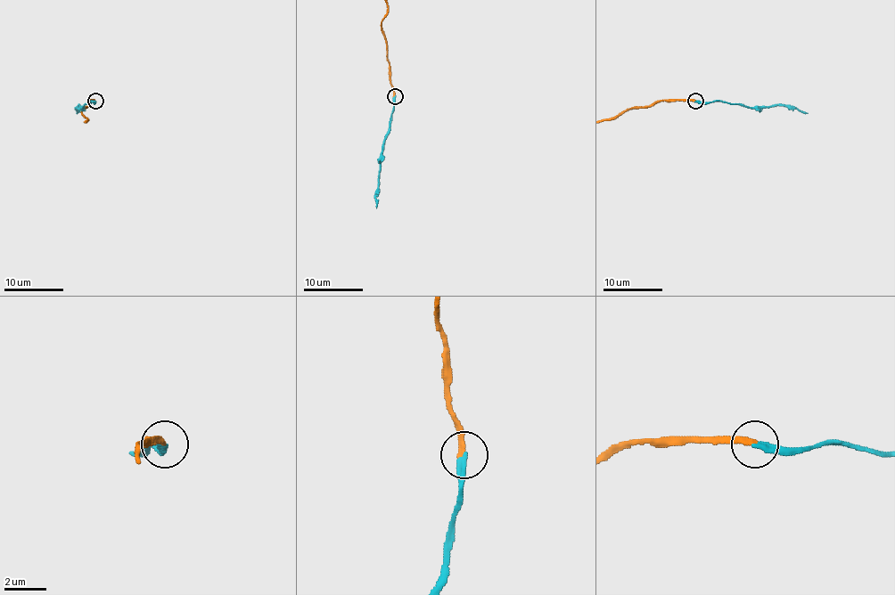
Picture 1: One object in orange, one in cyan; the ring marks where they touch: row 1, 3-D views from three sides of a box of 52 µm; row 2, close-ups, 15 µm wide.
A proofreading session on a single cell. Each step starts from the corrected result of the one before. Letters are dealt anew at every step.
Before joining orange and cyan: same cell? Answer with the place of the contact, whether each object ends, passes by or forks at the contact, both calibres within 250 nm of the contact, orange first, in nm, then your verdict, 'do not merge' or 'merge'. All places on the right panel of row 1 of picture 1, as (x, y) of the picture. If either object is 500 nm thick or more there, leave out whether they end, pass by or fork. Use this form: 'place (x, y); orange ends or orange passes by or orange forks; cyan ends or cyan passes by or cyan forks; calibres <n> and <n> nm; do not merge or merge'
place (695, 101); orange ends; cyan ends; calibres 240 and 280 nm; merge

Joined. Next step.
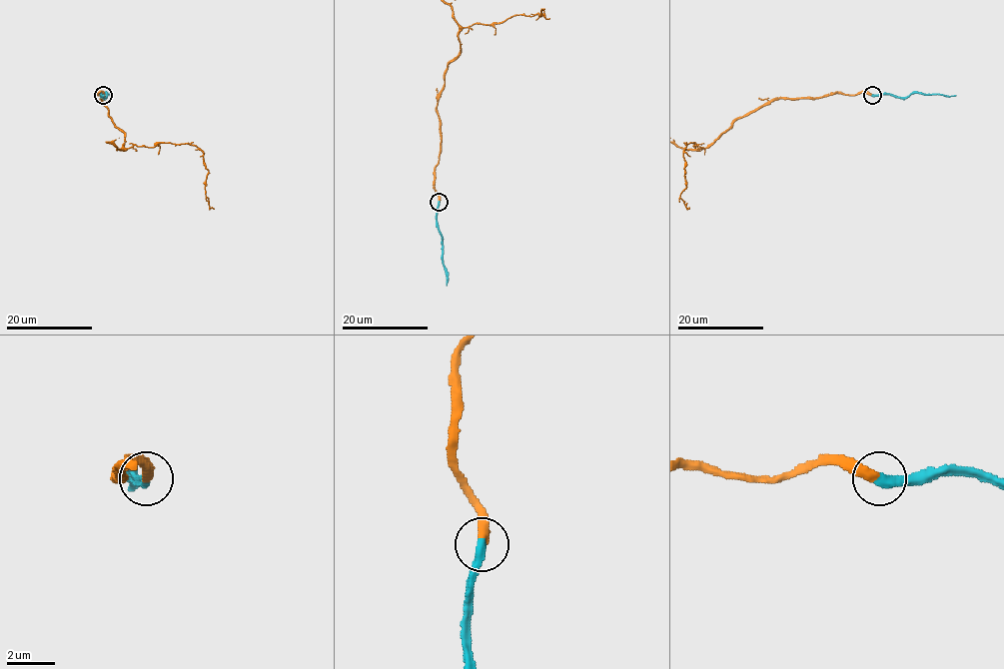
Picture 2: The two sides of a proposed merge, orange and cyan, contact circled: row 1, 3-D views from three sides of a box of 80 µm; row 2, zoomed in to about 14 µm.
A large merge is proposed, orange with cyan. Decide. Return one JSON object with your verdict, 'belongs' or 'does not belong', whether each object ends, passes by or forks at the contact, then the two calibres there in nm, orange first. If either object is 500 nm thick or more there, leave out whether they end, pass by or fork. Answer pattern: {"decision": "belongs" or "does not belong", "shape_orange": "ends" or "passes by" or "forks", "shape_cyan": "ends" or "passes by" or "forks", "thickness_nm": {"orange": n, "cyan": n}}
{"decision": "belongs", "shape_orange": "ends", "shape_cyan": "ends", "thickness_nm": {"orange": 420, "cyan": 400}}

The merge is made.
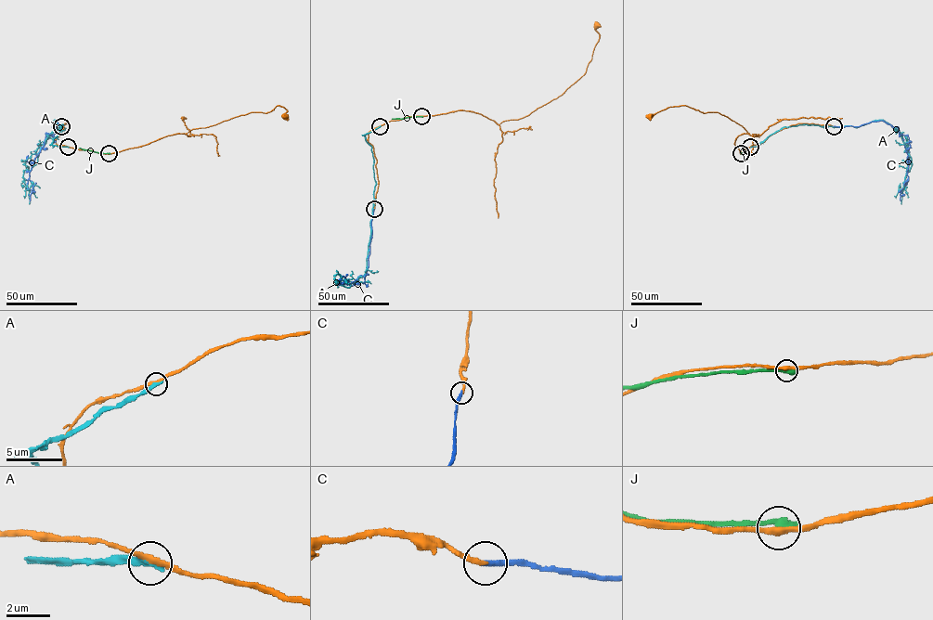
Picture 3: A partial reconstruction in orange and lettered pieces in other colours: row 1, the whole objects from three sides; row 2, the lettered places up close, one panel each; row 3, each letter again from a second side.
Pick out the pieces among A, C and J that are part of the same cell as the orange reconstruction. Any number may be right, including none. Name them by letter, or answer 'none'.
C

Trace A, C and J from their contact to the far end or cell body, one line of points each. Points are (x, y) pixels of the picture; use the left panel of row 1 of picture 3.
A: (68, 147), (52, 145), (63, 125), (54, 120), (37, 162), (24, 171), (24, 184), (33, 184), (37, 197)
C: (61, 126), (56, 121), (55, 133), (45, 133), (44, 146), (31, 164), (30, 180), (32, 187), (30, 200)
J: (109, 153), (79, 148)

